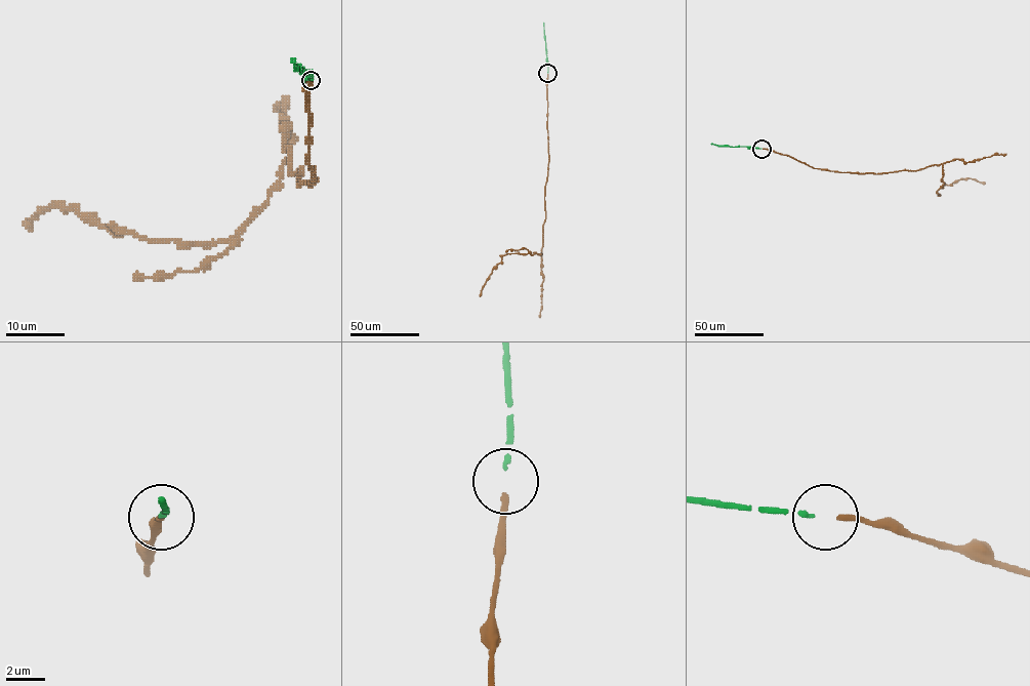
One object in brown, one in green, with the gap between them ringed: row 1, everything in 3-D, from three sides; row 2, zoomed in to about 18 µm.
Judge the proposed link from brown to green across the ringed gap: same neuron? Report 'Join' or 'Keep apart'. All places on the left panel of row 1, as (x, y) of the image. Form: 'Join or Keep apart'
Join

